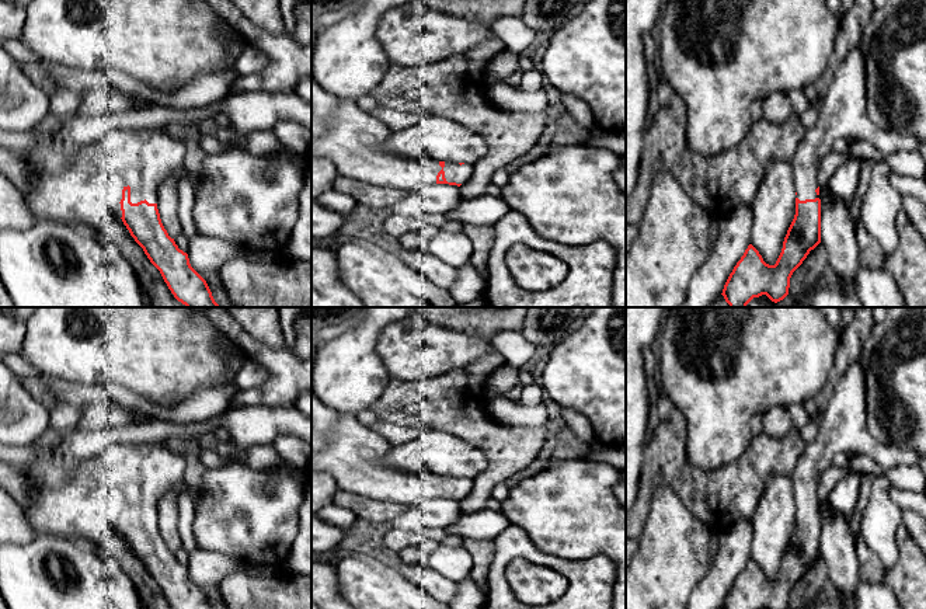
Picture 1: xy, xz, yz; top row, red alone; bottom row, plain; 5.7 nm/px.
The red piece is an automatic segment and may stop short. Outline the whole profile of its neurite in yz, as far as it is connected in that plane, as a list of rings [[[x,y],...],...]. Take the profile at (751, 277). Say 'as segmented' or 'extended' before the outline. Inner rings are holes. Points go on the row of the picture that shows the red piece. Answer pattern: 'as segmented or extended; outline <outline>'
extended; outline [[[854,46],[836,69],[829,88],[821,102],[818,102],[818,119],[815,125],[807,129],[804,139],[797,146],[793,163],[796,184],[796,215],[783,241],[781,253],[774,265],[763,261],[759,251],[749,244],[741,260],[730,274],[723,296],[730,307],[746,307],[746,304],[762,295],[777,303],[789,295],[790,278],[803,264],[811,250],[821,243],[821,199],[818,187],[818,167],[821,160],[832,152],[833,142],[838,138],[852,138],[871,143],[883,154],[918,150],[920,142],[909,135],[888,132],[878,128],[867,114],[867,70],[863,52]]]

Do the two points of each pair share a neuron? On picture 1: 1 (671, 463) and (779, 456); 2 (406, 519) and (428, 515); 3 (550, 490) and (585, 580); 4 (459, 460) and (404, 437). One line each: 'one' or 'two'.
1: one
2: one
3: two
4: two

